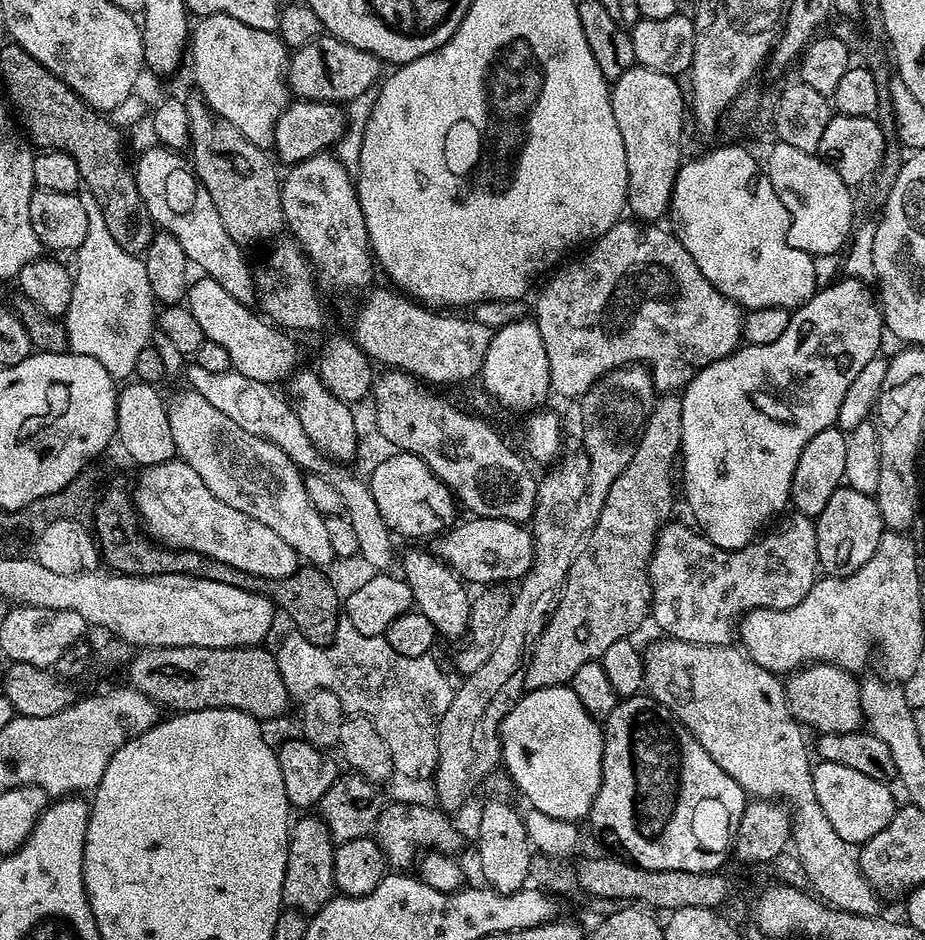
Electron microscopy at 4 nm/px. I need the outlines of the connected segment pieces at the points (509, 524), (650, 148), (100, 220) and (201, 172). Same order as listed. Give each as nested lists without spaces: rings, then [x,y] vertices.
[[[468,518],[465,524],[460,522],[447,529],[435,544],[434,555],[437,559],[449,564],[457,576],[469,585],[480,584],[476,586],[508,582],[504,580],[519,582],[530,571],[532,559],[536,557],[531,531],[523,523],[502,518]]]
[[[634,66],[619,76],[610,88],[614,122],[618,122],[622,146],[626,146],[626,208],[640,222],[659,221],[656,219],[672,207],[672,191],[682,163],[680,139],[684,136],[684,116],[686,120],[686,92],[684,96],[680,83],[677,77]]]
[[[85,191],[80,196],[82,206],[86,206],[86,242],[76,249],[74,259],[74,275],[72,277],[72,301],[68,313],[62,317],[62,323],[68,331],[68,346],[71,351],[94,358],[94,362],[102,362],[106,370],[117,381],[124,382],[134,373],[134,361],[143,348],[149,347],[154,317],[158,312],[157,301],[152,299],[150,278],[146,278],[146,266],[140,256],[131,256],[114,242],[110,230],[106,230],[106,218],[94,198],[94,194]]]
[[[193,94],[187,97],[186,103],[192,135],[190,163],[202,186],[206,186],[210,198],[214,198],[218,218],[222,218],[222,226],[226,226],[226,234],[230,234],[230,238],[241,246],[249,246],[255,240],[275,241],[286,228],[280,193],[282,176],[276,173],[277,161],[230,126],[226,118],[212,111],[204,103],[203,96]]]

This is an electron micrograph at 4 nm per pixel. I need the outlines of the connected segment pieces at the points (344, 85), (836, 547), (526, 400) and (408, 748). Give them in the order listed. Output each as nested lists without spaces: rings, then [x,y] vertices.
[[[321,34],[313,43],[304,44],[291,53],[286,79],[293,97],[343,105],[347,101],[358,98],[358,94],[366,94],[377,87],[378,81],[381,79],[380,64],[382,64],[381,57],[370,54],[366,49],[350,46],[334,35]]]
[[[842,486],[834,490],[834,494],[830,494],[826,510],[822,510],[822,514],[815,517],[814,523],[820,567],[832,578],[849,576],[862,570],[862,566],[866,566],[866,562],[874,558],[874,550],[878,550],[886,531],[875,496],[867,496],[862,494],[862,490],[854,490],[847,486]]]
[[[525,318],[495,329],[486,350],[484,365],[480,371],[484,388],[504,408],[531,414],[550,396],[550,358],[546,358],[546,342],[538,330],[535,319]]]
[[[347,618],[341,619],[336,639],[327,646],[311,644],[303,634],[298,631],[289,631],[290,634],[280,644],[280,649],[275,649],[276,665],[282,674],[282,682],[289,694],[307,694],[316,692],[320,688],[330,690],[338,698],[338,702],[344,708],[345,713],[364,716],[370,722],[374,722],[374,730],[386,742],[390,750],[392,767],[395,775],[405,776],[408,780],[424,780],[436,771],[436,731],[438,722],[442,722],[442,714],[452,701],[454,684],[448,681],[448,676],[432,661],[431,655],[418,658],[405,658],[390,647],[383,636],[367,636],[358,634],[354,626]]]

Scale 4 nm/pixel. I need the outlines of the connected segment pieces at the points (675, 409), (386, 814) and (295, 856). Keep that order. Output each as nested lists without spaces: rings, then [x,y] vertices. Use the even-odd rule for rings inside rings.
[[[664,394],[653,403],[648,421],[644,423],[644,429],[640,432],[640,438],[636,441],[636,449],[634,450],[634,458],[630,458],[626,470],[622,470],[622,474],[618,474],[618,478],[614,478],[614,486],[610,486],[610,494],[606,494],[606,502],[602,506],[602,514],[598,518],[598,522],[594,526],[594,530],[590,534],[590,538],[586,542],[586,546],[582,550],[582,554],[578,554],[578,558],[574,562],[574,566],[570,566],[568,571],[568,583],[564,585],[564,593],[560,596],[558,606],[554,610],[554,614],[550,618],[550,622],[542,630],[542,634],[536,639],[536,647],[532,649],[528,657],[528,669],[526,670],[526,678],[524,679],[525,689],[533,688],[549,688],[550,686],[558,686],[559,684],[571,685],[574,674],[578,674],[581,666],[586,666],[586,662],[591,660],[600,660],[614,642],[624,637],[631,637],[632,631],[639,626],[643,620],[647,621],[650,616],[652,606],[652,584],[648,581],[648,563],[652,557],[652,551],[656,545],[656,537],[660,534],[660,529],[673,519],[672,516],[672,467],[677,467],[680,447],[682,446],[682,402],[680,396],[676,394]]]
[[[389,803],[380,811],[376,819],[374,839],[384,852],[385,861],[392,864],[393,869],[408,870],[417,859],[419,848],[441,854],[456,854],[460,848],[460,832],[452,825],[453,817],[439,807],[427,808],[424,804],[392,804]]]
[[[304,814],[290,828],[286,878],[284,879],[284,904],[289,909],[305,914],[315,914],[326,906],[336,892],[334,882],[334,854],[336,849],[332,836],[323,820],[316,814]]]

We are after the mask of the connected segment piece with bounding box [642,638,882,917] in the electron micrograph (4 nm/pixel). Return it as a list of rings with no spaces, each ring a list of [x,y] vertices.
[[[660,638],[643,649],[644,685],[651,696],[700,743],[702,750],[742,786],[752,798],[779,801],[784,799],[791,811],[792,848],[797,852],[800,866],[811,885],[811,891],[837,911],[875,916],[881,912],[879,896],[863,874],[859,859],[851,845],[838,836],[829,818],[822,811],[814,792],[810,748],[804,740],[803,727],[794,720],[784,693],[785,681],[775,672],[767,672],[750,659],[747,652],[727,644],[691,644],[671,638]]]

